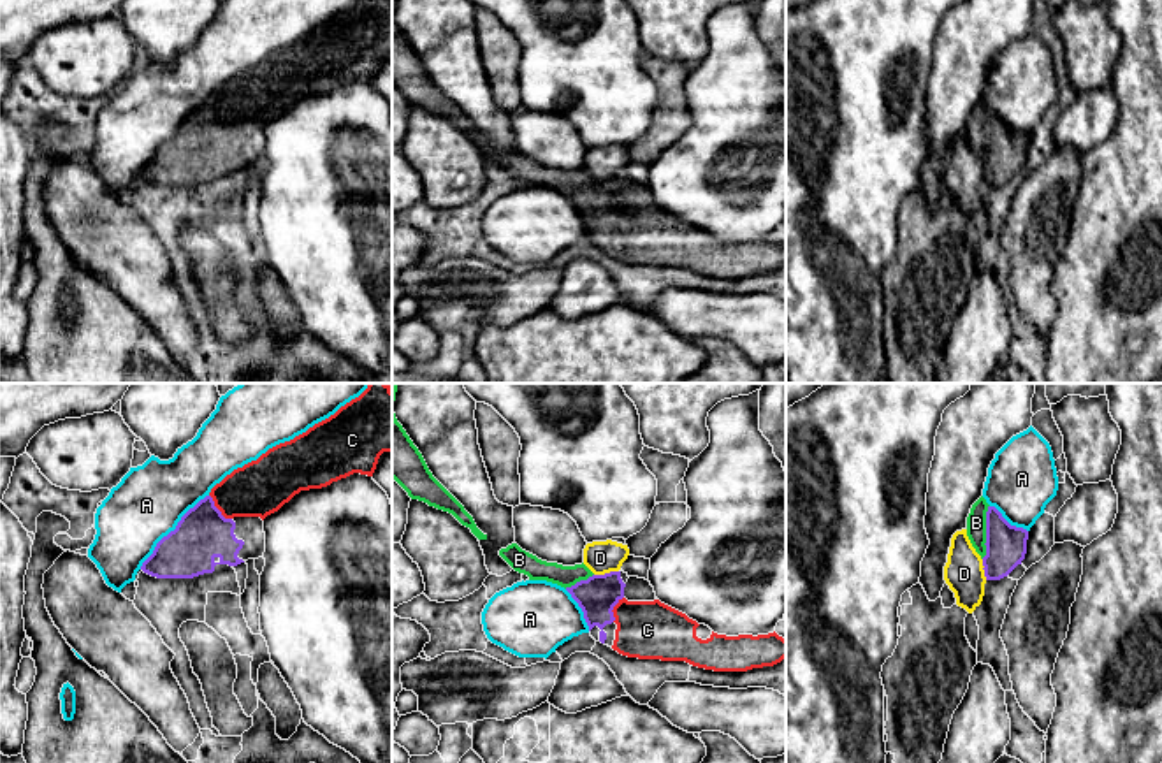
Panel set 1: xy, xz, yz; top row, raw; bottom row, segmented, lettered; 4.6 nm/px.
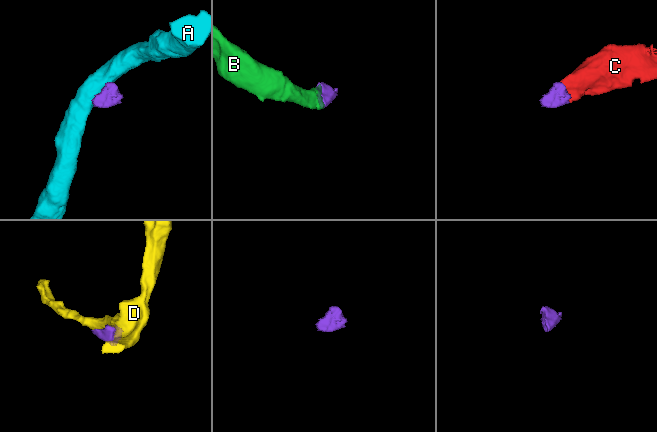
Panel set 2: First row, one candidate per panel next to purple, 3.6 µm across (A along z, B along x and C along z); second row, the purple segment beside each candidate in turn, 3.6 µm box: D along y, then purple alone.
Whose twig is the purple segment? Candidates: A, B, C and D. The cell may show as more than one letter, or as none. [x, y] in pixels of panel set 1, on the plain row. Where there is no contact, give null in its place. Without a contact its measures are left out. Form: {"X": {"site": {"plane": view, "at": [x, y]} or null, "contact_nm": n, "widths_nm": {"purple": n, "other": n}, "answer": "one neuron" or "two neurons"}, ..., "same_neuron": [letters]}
{"A": {"site": {"plane": "xy", "at": [171, 138]}, "contact_nm": 460, "widths_nm": {"purple": 240, "other": 320}, "answer": "two neurons"}, "B": {"site": {"plane": "yz", "at": [987, 138]}, "contact_nm": 260, "widths_nm": {"purple": 190, "other": 100}, "answer": "one neuron"}, "C": {"site": {"plane": "xy", "at": [217, 115]}, "contact_nm": 160, "widths_nm": {"purple": 240, "other": 260}, "answer": "one neuron"}, "D": {"site": {"plane": "xz", "at": [605, 180]}, "contact_nm": 110, "widths_nm": {"purple": 180, "other": 150}, "answer": "two neurons"}, "same_neuron": ["B", "C"]}

